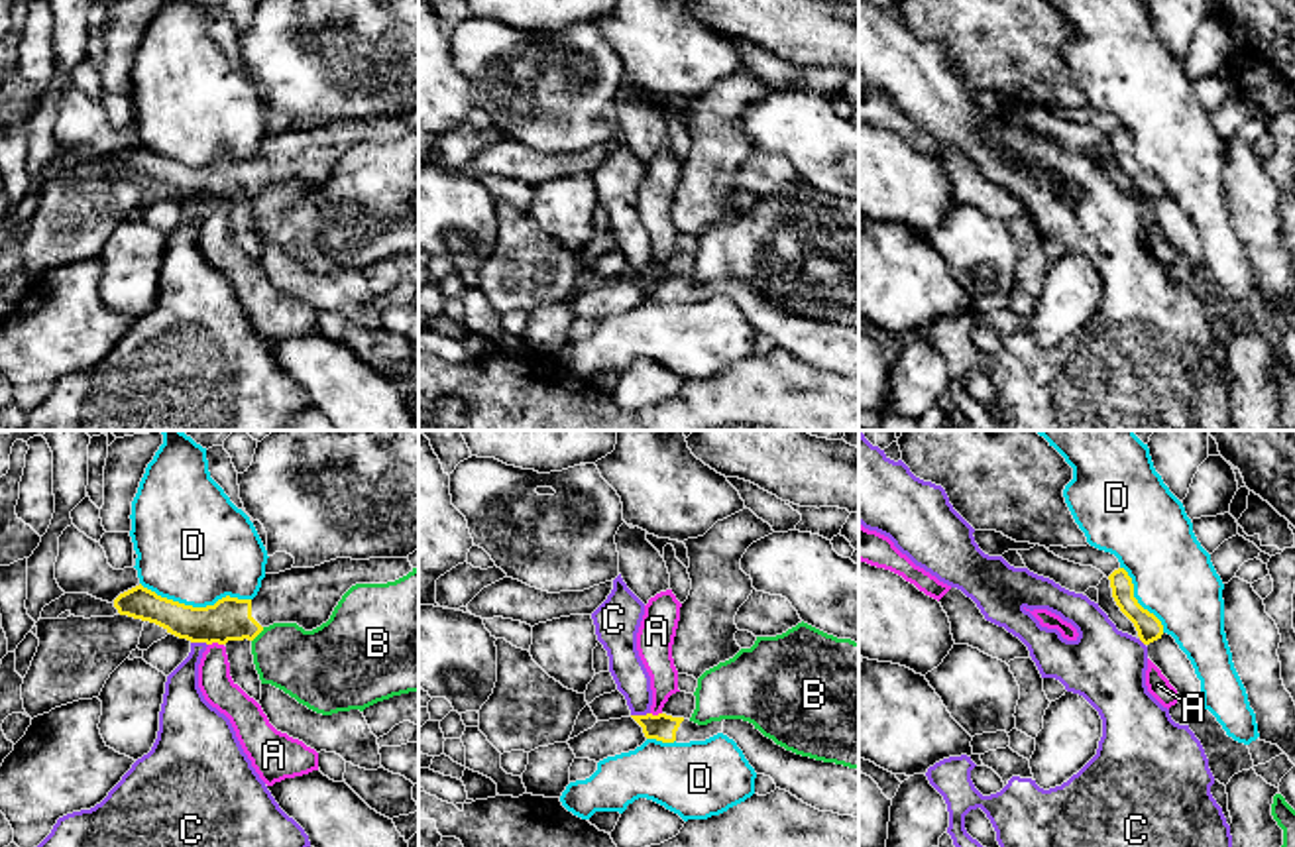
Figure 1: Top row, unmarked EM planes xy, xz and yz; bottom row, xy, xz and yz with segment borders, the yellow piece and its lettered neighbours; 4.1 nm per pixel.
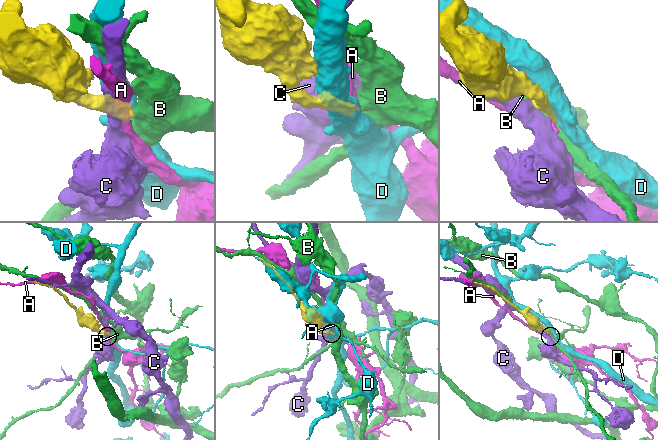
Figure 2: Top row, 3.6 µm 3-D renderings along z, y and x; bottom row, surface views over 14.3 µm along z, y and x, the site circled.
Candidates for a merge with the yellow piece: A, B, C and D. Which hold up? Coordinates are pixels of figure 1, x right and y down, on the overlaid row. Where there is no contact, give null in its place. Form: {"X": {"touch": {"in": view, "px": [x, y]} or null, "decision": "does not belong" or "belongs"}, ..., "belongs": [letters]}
{"A": {"touch": {"in": "xy", "px": [215, 641]}, "decision": "does not belong"}, "B": {"touch": {"in": "xy", "px": [258, 633]}, "decision": "does not belong"}, "C": {"touch": {"in": "xz", "px": [639, 716]}, "decision": "does not belong"}, "D": {"touch": {"in": "xy", "px": [195, 608]}, "decision": "does not belong"}, "belongs": []}

